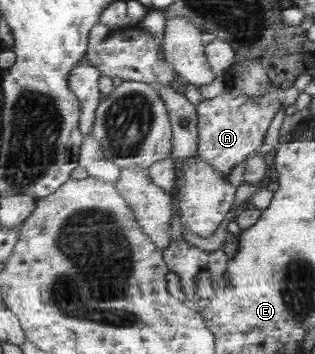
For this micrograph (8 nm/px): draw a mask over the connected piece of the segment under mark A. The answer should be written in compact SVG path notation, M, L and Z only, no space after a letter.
M270 85L270 91L258 99L252 99L243 90L233 87L225 88L218 96L210 100L202 100L197 105L199 115L199 141L196 159L201 159L213 164L215 170L227 177L237 165L241 165L255 151L265 143L265 135L283 107L279 99L279 91L275 85Z

